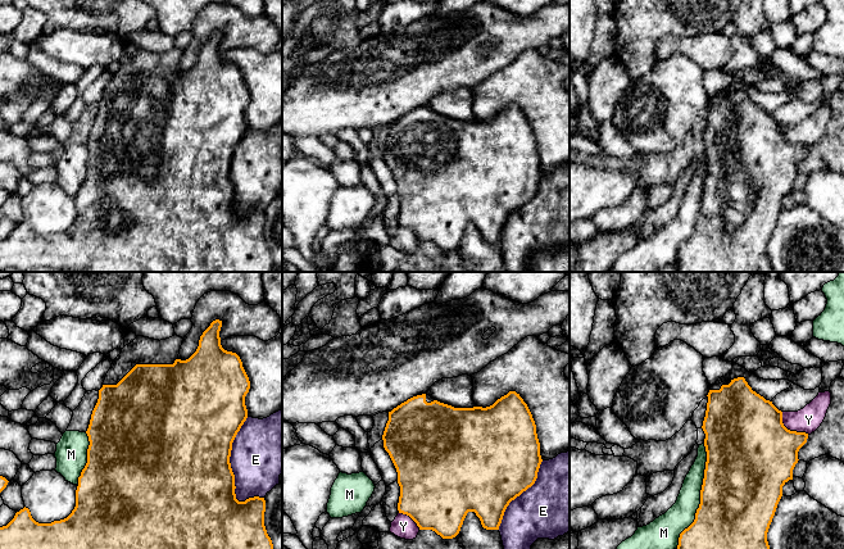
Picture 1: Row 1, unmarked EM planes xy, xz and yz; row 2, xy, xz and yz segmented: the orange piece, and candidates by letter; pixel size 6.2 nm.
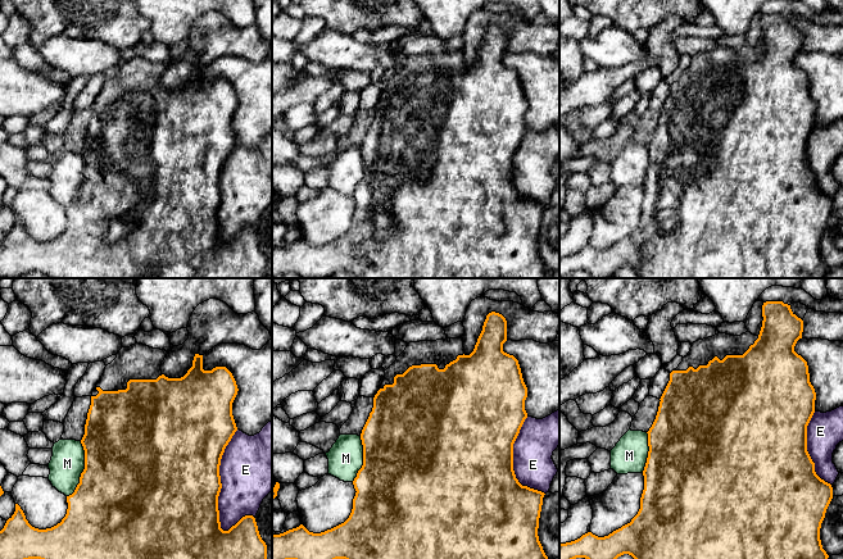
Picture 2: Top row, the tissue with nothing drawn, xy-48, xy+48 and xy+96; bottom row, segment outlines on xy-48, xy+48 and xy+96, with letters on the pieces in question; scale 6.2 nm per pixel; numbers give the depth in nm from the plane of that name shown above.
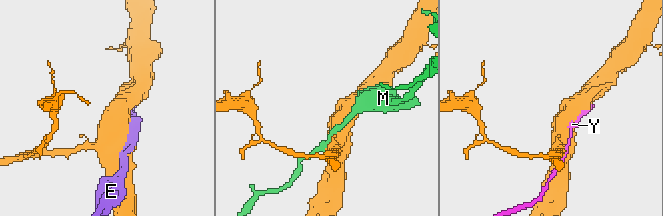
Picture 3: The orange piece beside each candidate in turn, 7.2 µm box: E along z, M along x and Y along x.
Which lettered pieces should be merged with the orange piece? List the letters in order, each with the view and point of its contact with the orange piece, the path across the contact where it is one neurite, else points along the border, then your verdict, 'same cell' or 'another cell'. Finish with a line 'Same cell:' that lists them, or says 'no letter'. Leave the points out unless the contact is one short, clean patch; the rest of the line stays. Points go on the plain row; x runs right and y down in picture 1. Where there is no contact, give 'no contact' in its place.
E: meets orange in xy at (228, 172); another cell
M: meets orange in yz at (700, 208); another cell
Y: meets orange in yz at (789, 143); another cell
Same cell: no letter

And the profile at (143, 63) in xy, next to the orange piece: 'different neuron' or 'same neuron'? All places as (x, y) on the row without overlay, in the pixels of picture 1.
same neuron

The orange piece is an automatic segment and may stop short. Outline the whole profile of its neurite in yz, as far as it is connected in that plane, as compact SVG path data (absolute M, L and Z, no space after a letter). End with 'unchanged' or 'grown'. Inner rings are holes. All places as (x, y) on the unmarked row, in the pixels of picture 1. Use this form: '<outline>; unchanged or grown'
M744 90L711 99L703 144L707 174L700 217L694 235L679 250L679 272L772 272L767 245L782 209L782 199L793 192L798 164L808 146L788 142L782 124L752 103Z; grown

